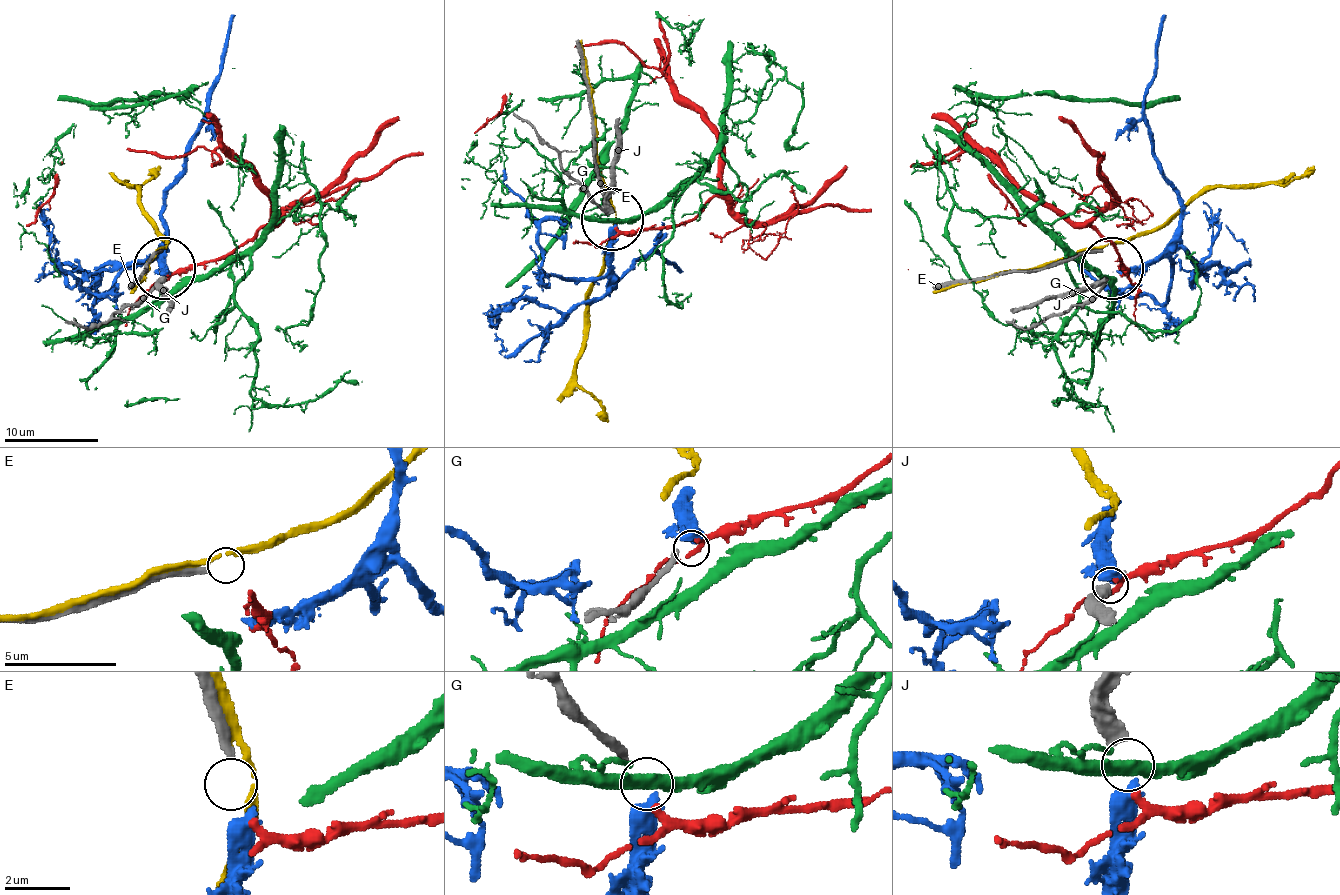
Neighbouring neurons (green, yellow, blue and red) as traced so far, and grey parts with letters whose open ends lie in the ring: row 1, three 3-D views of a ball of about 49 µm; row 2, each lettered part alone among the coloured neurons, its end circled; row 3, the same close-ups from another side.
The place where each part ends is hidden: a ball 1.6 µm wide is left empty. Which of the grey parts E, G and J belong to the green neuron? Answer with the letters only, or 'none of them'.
none of them

